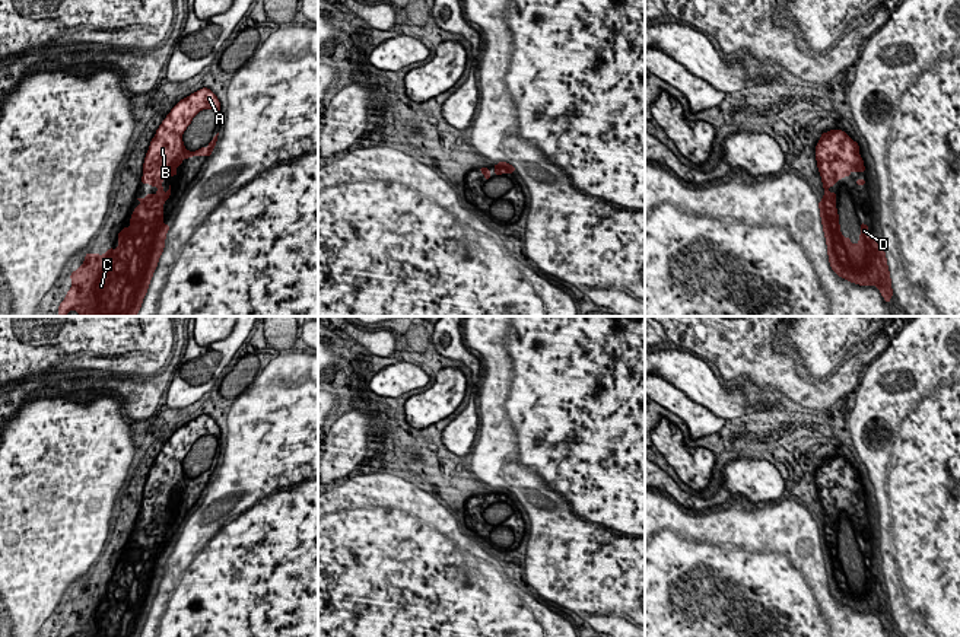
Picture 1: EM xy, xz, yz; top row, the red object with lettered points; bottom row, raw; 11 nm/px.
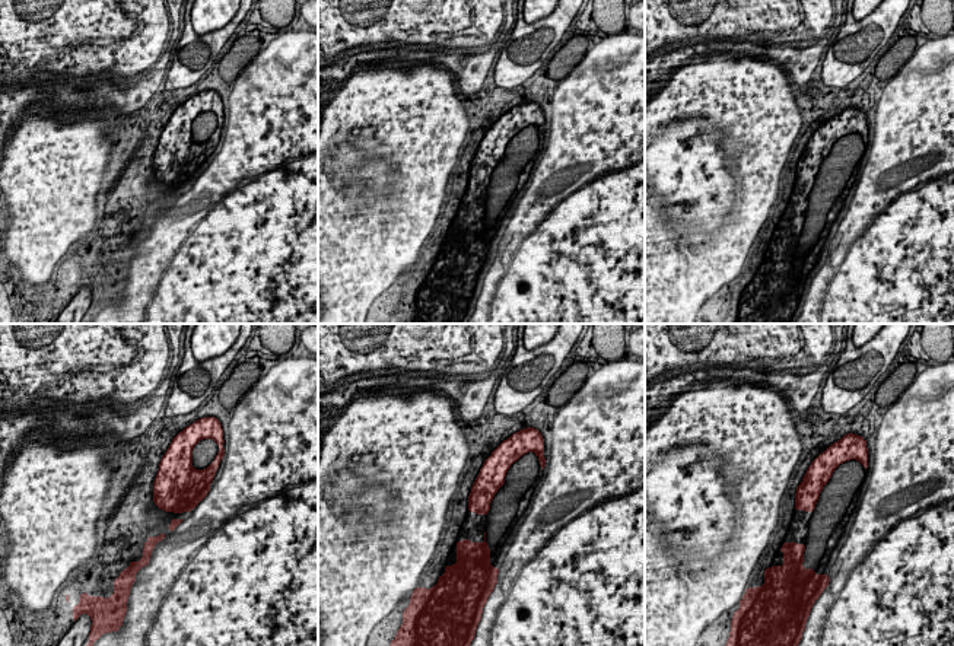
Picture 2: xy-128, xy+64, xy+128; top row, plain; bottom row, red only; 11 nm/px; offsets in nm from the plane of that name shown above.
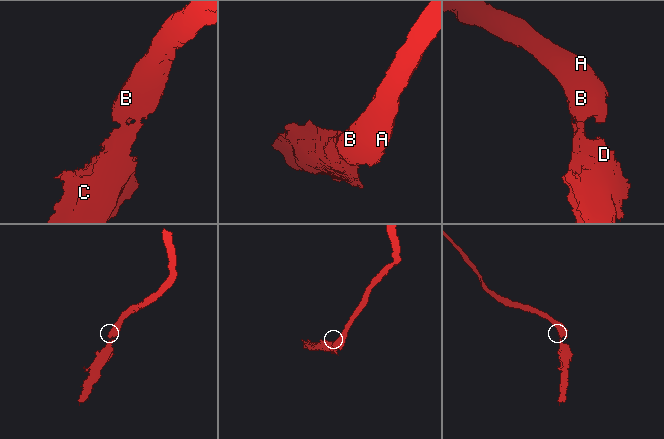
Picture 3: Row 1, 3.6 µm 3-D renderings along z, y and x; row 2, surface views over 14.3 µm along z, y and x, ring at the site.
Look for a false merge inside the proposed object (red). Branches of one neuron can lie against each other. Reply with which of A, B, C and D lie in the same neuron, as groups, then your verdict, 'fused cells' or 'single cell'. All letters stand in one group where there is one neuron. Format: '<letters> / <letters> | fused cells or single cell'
A B C D | single cell

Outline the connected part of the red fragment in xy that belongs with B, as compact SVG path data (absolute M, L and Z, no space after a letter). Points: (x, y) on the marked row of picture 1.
M207 87L181 99L162 121L146 153L142 176L142 184L156 187L158 192L149 192L144 198L137 198L142 204L134 207L134 213L130 219L130 227L123 227L118 233L117 249L109 248L104 255L95 252L85 255L82 265L70 275L71 287L57 309L60 316L64 316L73 309L79 313L79 316L136 316L139 313L159 258L163 252L166 232L171 227L163 223L162 207L165 201L171 198L171 185L165 192L162 181L172 175L178 176L175 169L178 165L182 165L184 159L193 156L209 157L217 141L219 133L206 149L201 147L196 152L188 152L184 147L182 134L191 124L193 118L203 109L214 109L217 114L220 111L217 96Z

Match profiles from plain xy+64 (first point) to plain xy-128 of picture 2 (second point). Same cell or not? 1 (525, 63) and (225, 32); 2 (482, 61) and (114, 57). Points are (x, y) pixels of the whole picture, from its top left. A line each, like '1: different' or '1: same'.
1: same
2: different

